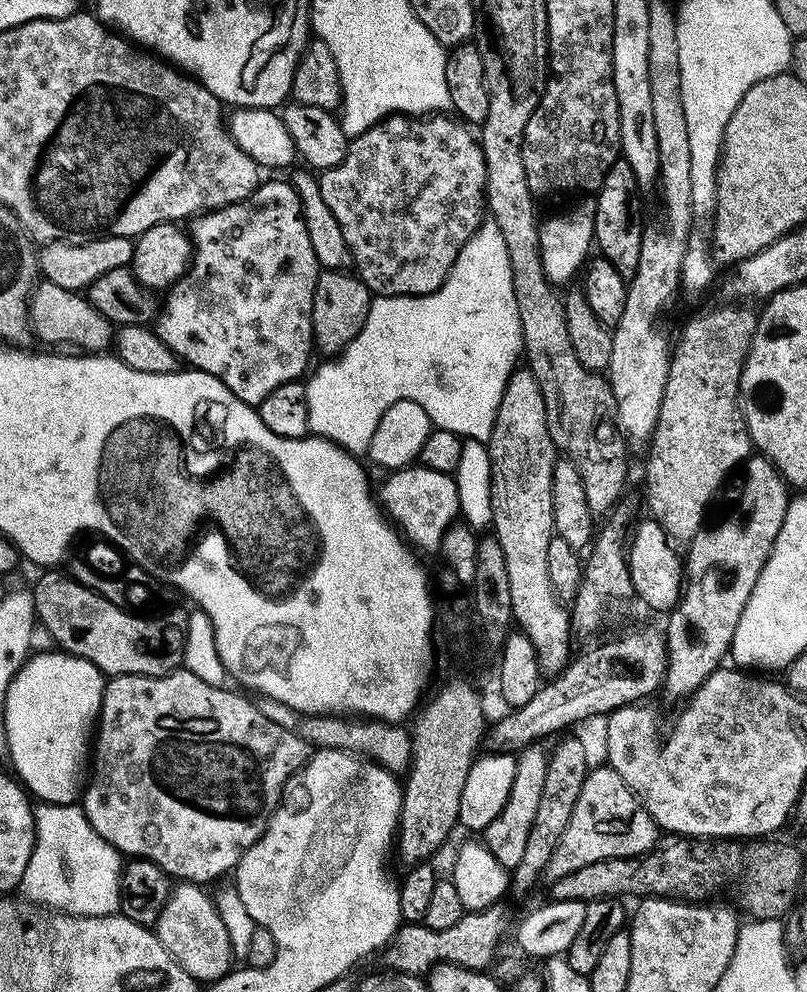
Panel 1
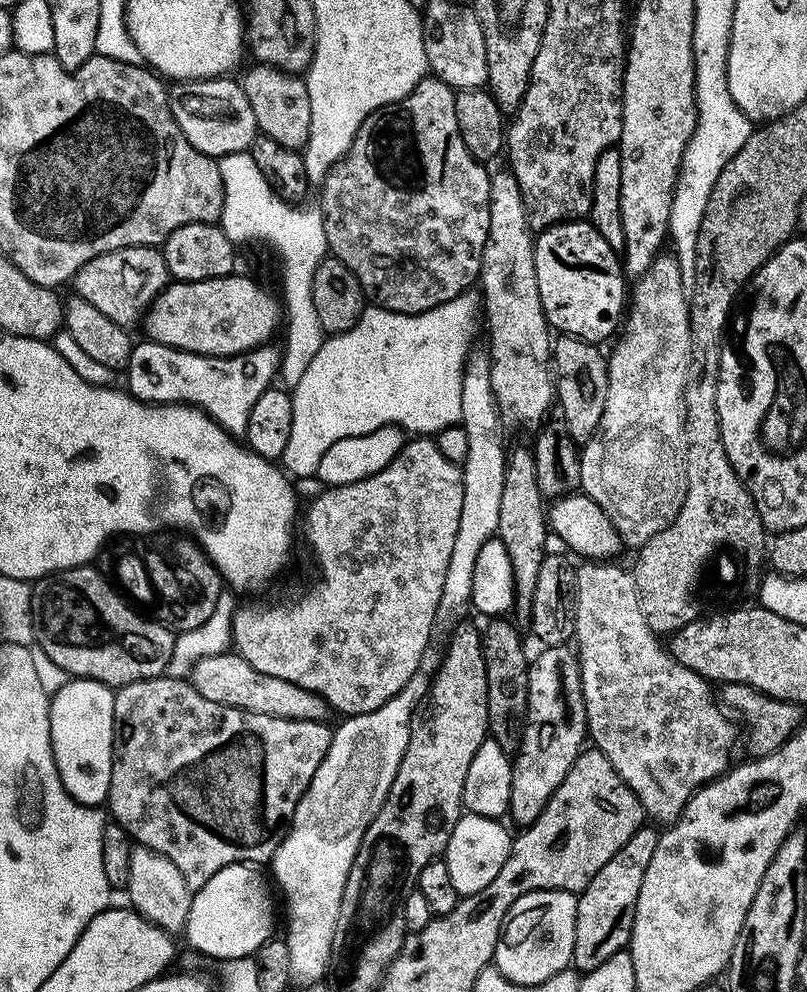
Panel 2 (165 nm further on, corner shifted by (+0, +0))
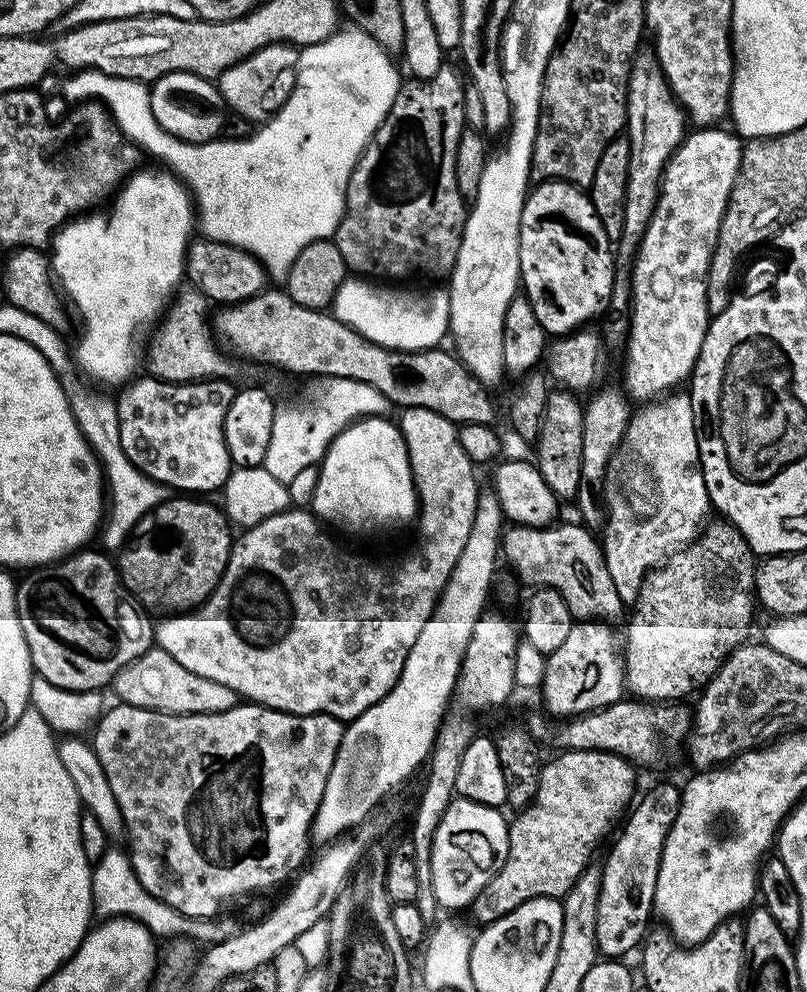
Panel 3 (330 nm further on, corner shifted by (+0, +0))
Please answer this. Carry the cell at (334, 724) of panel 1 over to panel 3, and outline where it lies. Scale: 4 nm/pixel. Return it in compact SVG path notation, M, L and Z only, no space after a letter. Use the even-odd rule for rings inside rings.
M155 646L134 662L130 662L130 666L123 668L113 678L110 688L111 691L116 691L115 699L119 703L179 716L218 714L235 708L238 703L237 694L230 690L230 686L210 682L210 678L202 678L202 674L190 674L186 666L182 666L174 658L170 658L170 654Z

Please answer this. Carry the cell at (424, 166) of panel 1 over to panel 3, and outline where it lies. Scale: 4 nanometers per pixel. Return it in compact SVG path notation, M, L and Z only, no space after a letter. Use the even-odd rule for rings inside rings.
M443 66L429 80L405 79L394 98L394 106L361 153L348 183L344 217L336 227L334 237L349 273L364 278L393 276L396 282L407 281L404 280L407 276L451 277L458 262L458 246L464 233L466 215L466 201L454 178L454 154L458 154L458 138L466 130L466 84L461 73L457 72Z

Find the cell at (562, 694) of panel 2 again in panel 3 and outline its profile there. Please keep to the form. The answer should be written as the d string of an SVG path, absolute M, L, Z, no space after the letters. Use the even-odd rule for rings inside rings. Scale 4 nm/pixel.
M600 622L573 623L570 634L545 659L544 680L538 687L544 695L543 711L552 718L586 716L616 703L626 692L622 648Z

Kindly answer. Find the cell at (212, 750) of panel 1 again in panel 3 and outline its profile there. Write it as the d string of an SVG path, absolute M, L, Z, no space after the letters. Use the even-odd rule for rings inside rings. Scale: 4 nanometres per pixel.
M119 702L113 705L112 709L109 707L96 720L96 733L90 736L90 743L98 754L98 762L102 762L102 770L106 770L110 790L114 790L114 798L118 798L120 813L124 815L124 836L126 841L128 840L126 853L132 861L133 872L137 875L138 882L154 898L160 899L184 916L213 919L225 911L223 908L231 900L236 900L239 896L248 896L259 888L272 888L279 880L287 881L293 874L301 871L302 865L309 859L308 844L310 845L312 823L322 802L322 794L326 790L326 780L330 778L338 746L344 737L345 725L341 721L332 716L324 716L320 712L313 716L296 716L292 712L280 712L277 708L266 708L263 704L251 702L237 703L235 708L218 714L189 716L155 712Z

